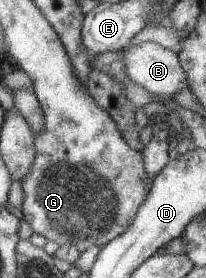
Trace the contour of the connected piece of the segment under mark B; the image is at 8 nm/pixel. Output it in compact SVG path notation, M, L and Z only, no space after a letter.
M144 41L133 47L128 44L124 50L123 61L128 76L148 92L156 94L156 96L173 98L176 92L189 89L189 76L181 65L179 53L164 48L160 43L154 41Z

